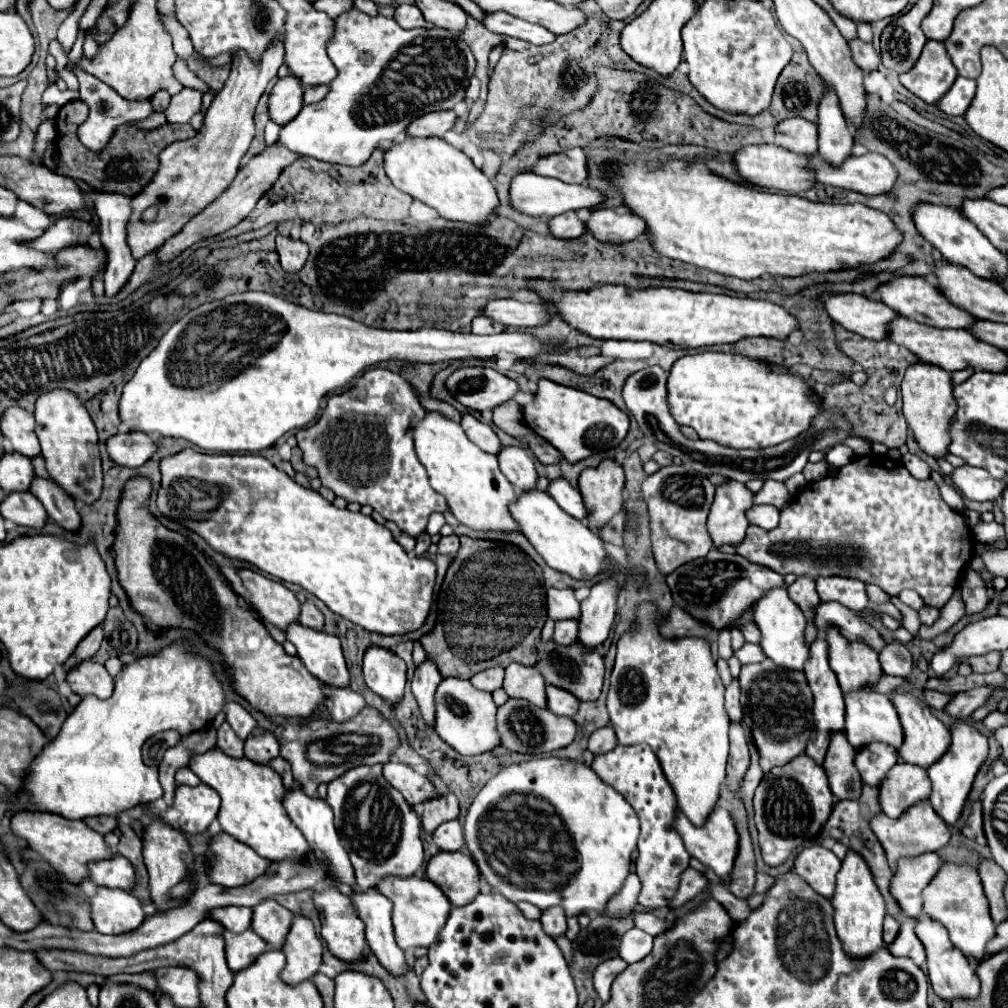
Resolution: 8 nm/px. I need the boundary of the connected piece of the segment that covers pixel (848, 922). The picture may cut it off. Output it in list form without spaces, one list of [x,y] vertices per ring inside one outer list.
[[[848,849],[842,861],[842,869],[838,871],[838,883],[836,893],[832,897],[832,905],[836,931],[840,935],[844,951],[848,951],[850,957],[872,955],[884,945],[882,921],[886,917],[886,903],[872,879],[872,871],[868,871],[868,863],[864,863],[864,859],[860,859],[860,855],[856,855],[856,851],[852,849]]]

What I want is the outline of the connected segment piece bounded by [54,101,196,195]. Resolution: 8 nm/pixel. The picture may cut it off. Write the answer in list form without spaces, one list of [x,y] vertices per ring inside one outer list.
[[[70,101],[66,103],[60,113],[56,115],[56,149],[60,153],[60,167],[58,173],[72,177],[72,179],[80,179],[90,187],[96,187],[100,191],[108,191],[108,193],[124,193],[124,195],[138,195],[148,183],[150,179],[156,175],[160,161],[158,155],[164,147],[168,147],[174,141],[180,139],[190,139],[196,135],[196,131],[192,129],[192,125],[174,125],[174,123],[166,123],[160,125],[156,129],[150,131],[142,131],[140,127],[136,127],[134,123],[124,123],[114,131],[114,137],[110,139],[110,143],[100,151],[94,153],[90,149],[86,149],[78,135],[76,129],[82,121],[86,121],[88,117],[88,107],[82,101]]]

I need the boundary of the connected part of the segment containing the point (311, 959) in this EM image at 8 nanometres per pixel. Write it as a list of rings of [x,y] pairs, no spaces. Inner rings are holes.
[[[296,915],[284,943],[286,967],[280,977],[288,985],[310,981],[320,971],[322,949],[324,947],[322,947],[320,937],[316,935],[314,923],[308,917]]]

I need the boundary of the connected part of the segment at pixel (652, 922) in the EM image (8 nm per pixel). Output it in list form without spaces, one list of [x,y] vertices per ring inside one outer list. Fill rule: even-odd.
[[[644,911],[644,913],[632,913],[632,915],[634,915],[634,927],[650,933],[652,937],[656,937],[658,933],[662,933],[664,927],[670,927],[670,925],[672,925],[672,923],[668,923],[668,921],[660,921],[658,917],[654,917],[654,915],[648,913],[648,911]]]

